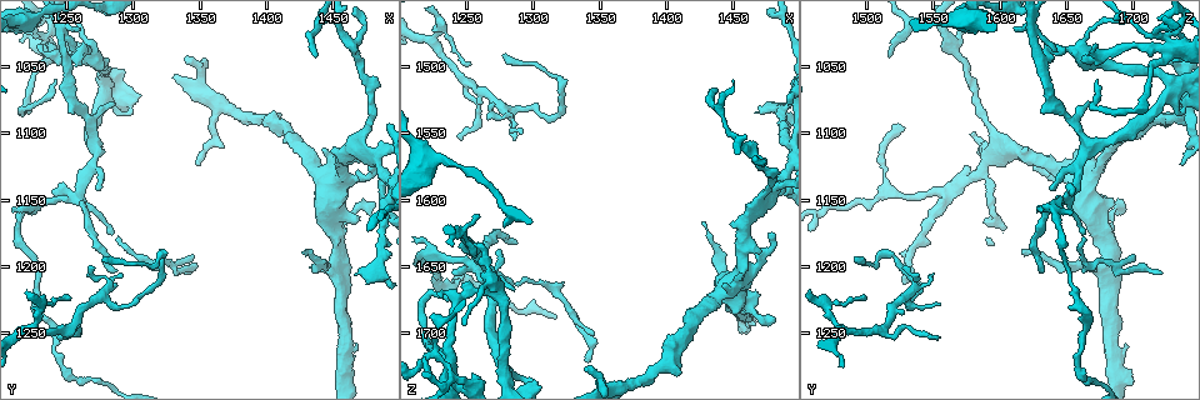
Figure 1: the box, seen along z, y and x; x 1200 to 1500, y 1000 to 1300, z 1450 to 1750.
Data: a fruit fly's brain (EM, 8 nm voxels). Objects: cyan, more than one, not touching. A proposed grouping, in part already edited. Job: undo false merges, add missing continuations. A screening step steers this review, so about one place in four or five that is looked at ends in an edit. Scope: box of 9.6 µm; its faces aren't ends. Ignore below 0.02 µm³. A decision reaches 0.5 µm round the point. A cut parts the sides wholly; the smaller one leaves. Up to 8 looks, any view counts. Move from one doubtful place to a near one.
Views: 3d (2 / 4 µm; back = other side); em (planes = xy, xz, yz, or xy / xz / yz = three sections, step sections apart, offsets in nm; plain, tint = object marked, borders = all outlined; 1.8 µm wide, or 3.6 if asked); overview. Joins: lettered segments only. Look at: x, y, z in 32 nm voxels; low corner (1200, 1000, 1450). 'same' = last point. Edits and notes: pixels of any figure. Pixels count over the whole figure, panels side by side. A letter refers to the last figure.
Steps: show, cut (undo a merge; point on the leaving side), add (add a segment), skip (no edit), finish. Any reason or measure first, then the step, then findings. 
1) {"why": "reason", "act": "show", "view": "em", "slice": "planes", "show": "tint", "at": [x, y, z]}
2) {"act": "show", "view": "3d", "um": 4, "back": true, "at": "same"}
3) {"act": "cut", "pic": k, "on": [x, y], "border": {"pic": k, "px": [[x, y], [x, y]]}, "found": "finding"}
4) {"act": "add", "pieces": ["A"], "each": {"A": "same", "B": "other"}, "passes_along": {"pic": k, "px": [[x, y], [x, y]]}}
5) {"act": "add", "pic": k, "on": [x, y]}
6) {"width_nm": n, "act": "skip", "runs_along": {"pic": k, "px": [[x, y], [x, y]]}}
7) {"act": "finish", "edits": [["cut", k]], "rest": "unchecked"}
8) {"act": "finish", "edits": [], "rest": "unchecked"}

{"why": "sharp bend", "act": "show", "view": "3d", "um": 4, "at": [1452, 1198, 1680]}

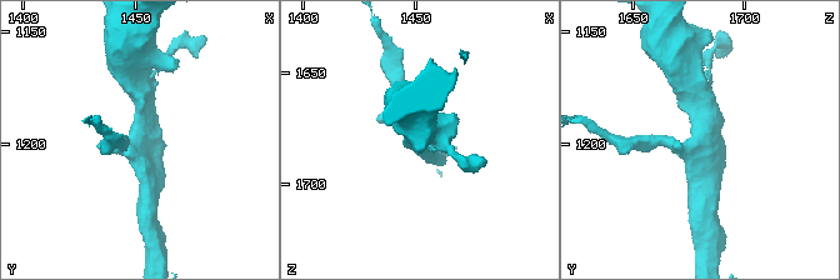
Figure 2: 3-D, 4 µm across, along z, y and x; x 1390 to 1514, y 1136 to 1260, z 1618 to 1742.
{"why": "shape alone is not enough", "act": "show", "view": "em", "slice": "xz", "step": 4, "show": "plain", "at": [1451, 1198, 1680]}

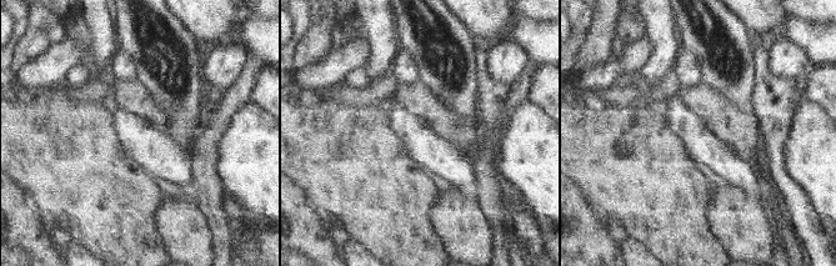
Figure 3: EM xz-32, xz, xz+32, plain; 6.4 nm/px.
{"why": "what lies round it", "act": "show", "view": "em", "slice": "xz", "step": 4, "show": "borders", "at": "same"}

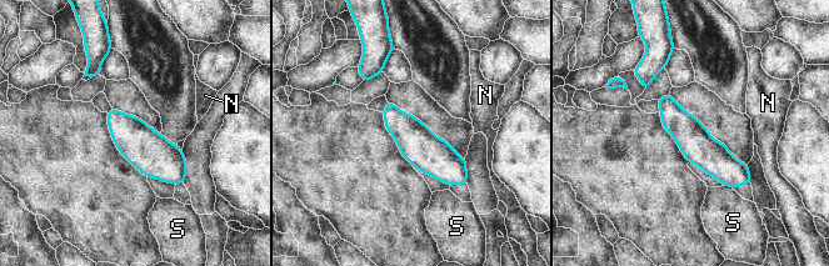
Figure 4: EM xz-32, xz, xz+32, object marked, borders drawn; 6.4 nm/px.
{"act": "skip", "each": {"N": "other", "S": "other"}, "runs_along": {"pic": 4, "px": [[662, 100], [729, 171], [748, 180]]}, "found": "one neuron here"}

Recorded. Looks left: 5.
{"why": "branch stops here", "act": "show", "view": "em", "slice": "yz", "step": 8, "show": "tint", "at": [1350, 1126, 1734]}

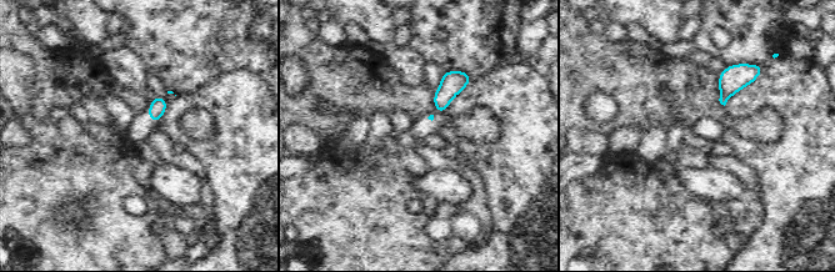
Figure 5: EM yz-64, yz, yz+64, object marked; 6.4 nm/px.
{"why": "cut it another way", "act": "show", "view": "em", "slice": "planes", "show": "borders", "at": "same"}

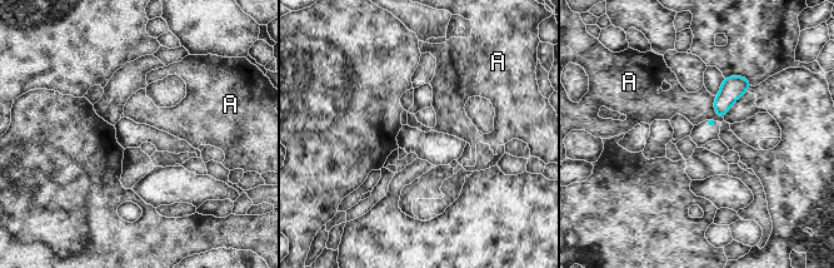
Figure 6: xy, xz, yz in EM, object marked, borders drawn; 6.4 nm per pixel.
{"act": "skip", "each": {"A": "other"}, "border": {"pic": 6, "px": [[714, 97], [714, 112], [723, 119]]}, "found": "no lettered segment goes on from it"}

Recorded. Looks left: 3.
{"why": "thin end", "act": "show", "view": "3d", "um": 4, "at": [1244, 1252, 1554]}

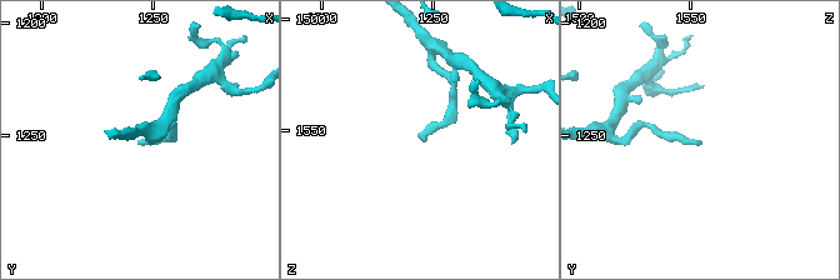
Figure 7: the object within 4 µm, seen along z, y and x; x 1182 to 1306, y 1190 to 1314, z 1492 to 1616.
{"why": "now the EM", "act": "show", "view": "em", "slice": "xy", "step": 8, "show": "tint", "at": [1244, 1253, 1554]}

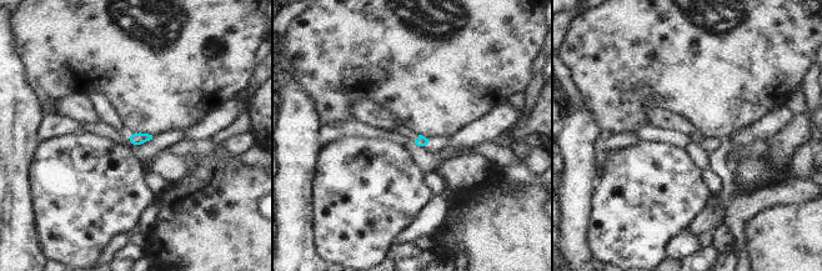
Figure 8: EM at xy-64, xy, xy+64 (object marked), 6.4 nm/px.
{"why": "another direction", "act": "show", "view": "em", "slice": "yz", "step": 16, "show": "borders", "at": "same"}

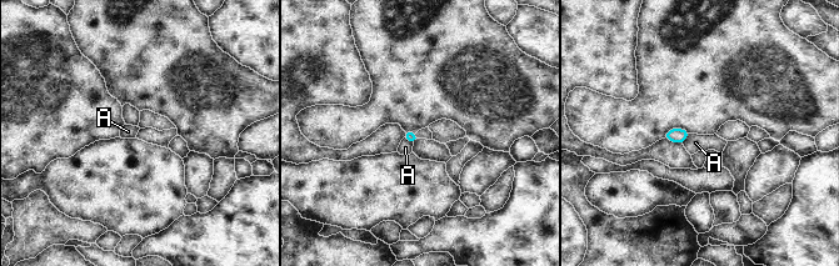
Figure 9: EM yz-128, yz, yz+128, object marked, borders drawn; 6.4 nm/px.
{"longest_contact_nm": ["A", 80], "act": "skip", "each": {"A": "other"}, "found": "none of them fits"}

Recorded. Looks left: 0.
{"act": "finish", "edits": [], "rest": "unchecked"}

